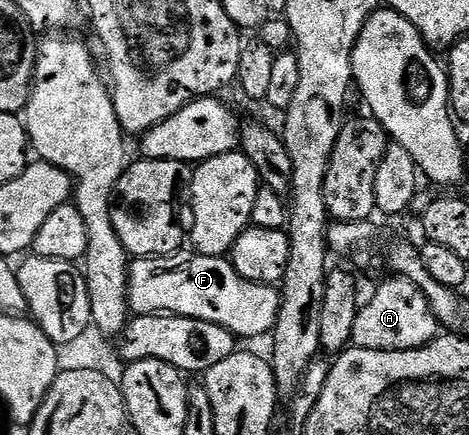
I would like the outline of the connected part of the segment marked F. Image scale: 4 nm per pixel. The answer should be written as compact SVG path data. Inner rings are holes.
M196 253L137 257L129 264L129 310L138 315L182 315L211 321L235 337L255 338L272 332L279 317L281 293L276 286L247 281L228 258Z

